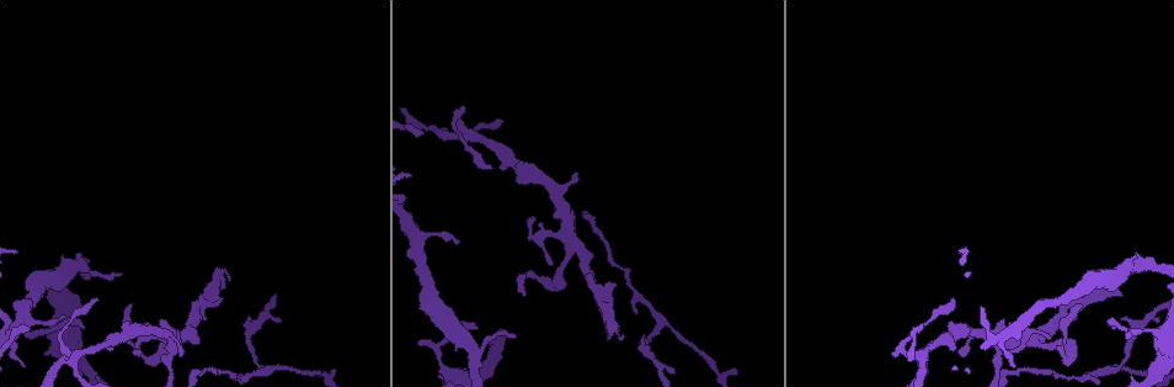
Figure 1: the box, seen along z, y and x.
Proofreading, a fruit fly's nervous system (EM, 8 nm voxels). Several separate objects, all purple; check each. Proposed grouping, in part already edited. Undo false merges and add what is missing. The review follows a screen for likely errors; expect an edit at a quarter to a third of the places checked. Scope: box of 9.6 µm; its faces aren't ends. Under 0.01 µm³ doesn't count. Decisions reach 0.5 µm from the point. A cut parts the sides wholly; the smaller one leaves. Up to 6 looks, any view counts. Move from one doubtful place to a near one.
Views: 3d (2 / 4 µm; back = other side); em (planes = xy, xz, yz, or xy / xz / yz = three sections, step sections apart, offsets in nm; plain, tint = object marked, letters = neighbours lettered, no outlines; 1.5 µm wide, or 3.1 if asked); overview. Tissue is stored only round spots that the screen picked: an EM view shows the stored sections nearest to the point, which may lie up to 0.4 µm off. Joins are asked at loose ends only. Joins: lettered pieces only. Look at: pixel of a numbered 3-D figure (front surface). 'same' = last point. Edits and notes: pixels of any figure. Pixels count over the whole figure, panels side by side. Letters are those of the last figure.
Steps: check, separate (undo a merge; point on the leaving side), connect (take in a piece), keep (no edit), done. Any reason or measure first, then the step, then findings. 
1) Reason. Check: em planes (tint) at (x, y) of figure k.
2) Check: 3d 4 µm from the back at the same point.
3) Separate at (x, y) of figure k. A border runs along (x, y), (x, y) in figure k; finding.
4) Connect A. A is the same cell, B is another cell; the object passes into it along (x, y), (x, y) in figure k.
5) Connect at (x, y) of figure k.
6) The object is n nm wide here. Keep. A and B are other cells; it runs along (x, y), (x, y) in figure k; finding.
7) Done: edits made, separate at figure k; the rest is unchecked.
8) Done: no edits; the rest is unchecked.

Tapers out. Check: 3d 2 µm at (131, 304) of figure 1.

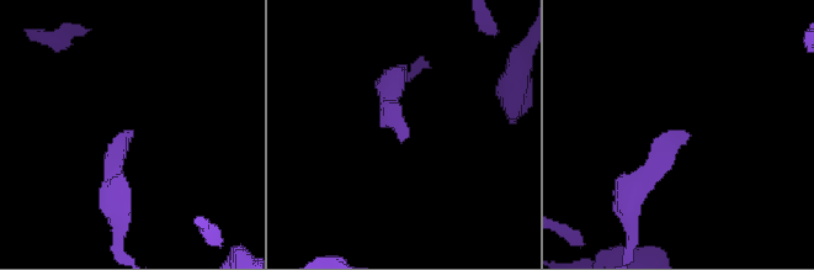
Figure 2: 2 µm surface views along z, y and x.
Need the tissue. Check: em yz step 8 (tint) at (409, 132) of figure 2.

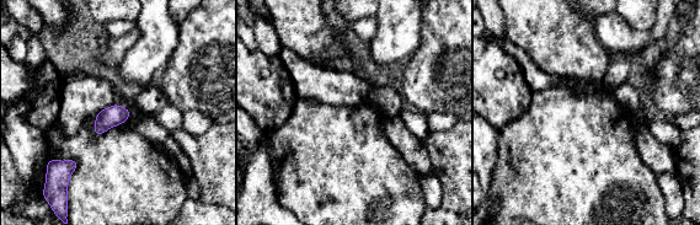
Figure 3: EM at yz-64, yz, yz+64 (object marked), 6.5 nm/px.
Check: em planes (letters) at the same point.

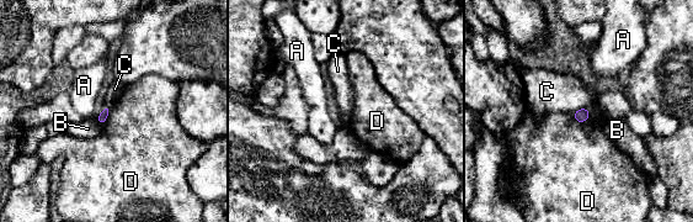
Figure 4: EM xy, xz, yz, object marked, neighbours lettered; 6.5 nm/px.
Keep. A, B, C and D are other cells; none of them fits.

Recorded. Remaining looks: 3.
Free end. Check: em yz step 4 (letters) at (249, 316) of figure 1.

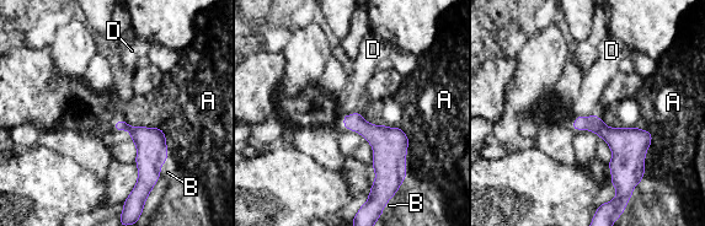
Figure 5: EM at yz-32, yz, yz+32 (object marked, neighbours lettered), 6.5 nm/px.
Keep. A, B and D are other cells; a border runs along (596, 113), (580, 116) in figure 5; none of them fits.

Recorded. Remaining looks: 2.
An open end. Check: 3d 2 µm from the back at (957, 351) of figure 1.

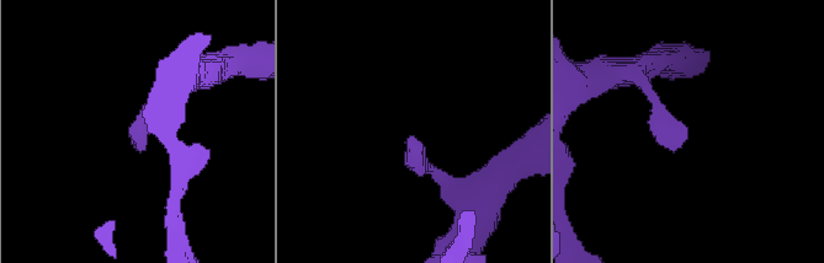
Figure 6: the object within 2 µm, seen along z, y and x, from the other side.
Check: em planes (letters) at (133, 135) of figure 6.

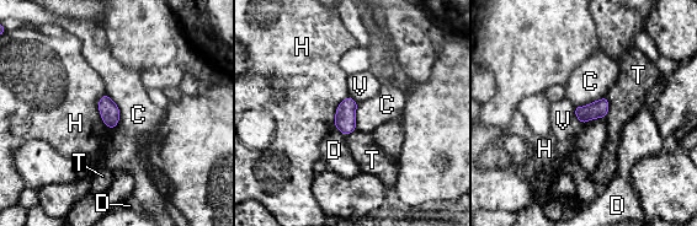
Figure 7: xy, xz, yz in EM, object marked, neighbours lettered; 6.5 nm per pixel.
Keep. C, D, H, T and V are other cells; a border runs along (105, 93), (120, 112), (111, 130) in figure 7; no lettered piece goes on from it.

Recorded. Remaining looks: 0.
Done: no edits; the rest is unchecked.

